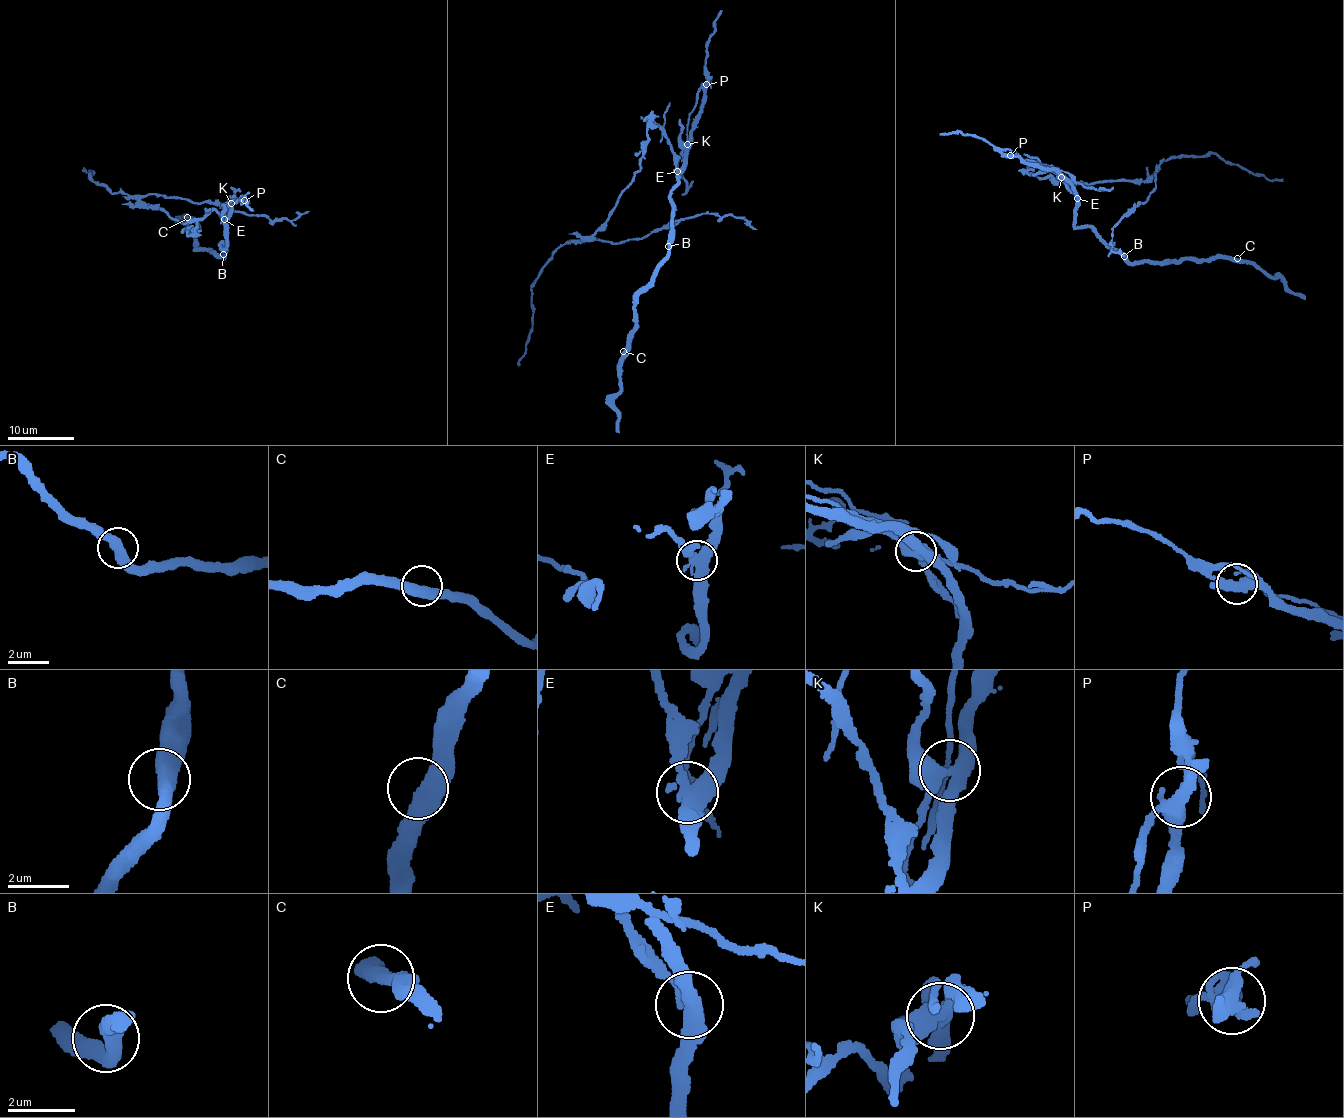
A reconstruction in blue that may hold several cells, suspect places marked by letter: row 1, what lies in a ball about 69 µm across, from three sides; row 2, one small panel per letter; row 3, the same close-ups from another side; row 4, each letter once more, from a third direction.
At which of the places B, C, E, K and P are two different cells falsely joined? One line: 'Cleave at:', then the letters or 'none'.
Cleave at: E, K, P

